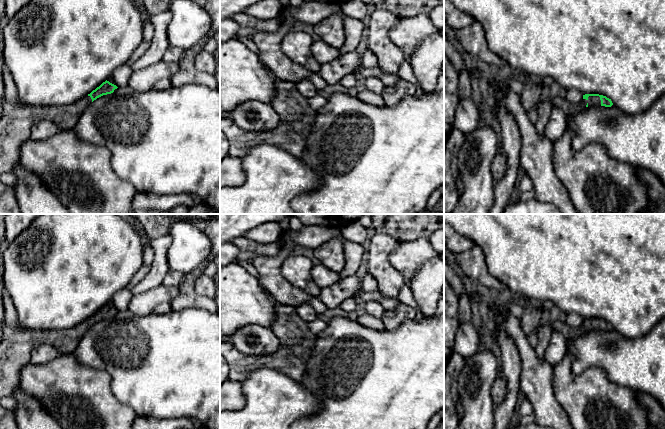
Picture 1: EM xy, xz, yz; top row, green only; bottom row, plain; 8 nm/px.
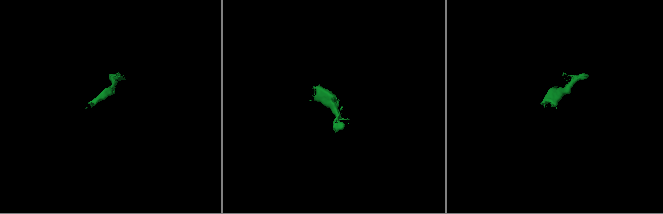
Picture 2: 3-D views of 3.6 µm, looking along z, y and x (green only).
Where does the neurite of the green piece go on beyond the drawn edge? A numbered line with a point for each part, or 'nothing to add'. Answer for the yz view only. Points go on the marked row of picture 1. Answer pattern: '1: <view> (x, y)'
1: yz (592, 100)

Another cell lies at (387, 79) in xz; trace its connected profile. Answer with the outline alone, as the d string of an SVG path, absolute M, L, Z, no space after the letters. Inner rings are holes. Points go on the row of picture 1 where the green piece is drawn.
M379 66L375 68L361 67L360 72L365 78L371 76L379 78L385 86L399 85L401 79L398 75L384 73Z

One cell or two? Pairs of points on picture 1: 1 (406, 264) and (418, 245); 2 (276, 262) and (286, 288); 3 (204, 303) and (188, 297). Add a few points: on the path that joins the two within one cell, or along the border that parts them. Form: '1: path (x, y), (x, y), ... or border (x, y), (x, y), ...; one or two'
1: path (408, 259), (417, 250); one
2: path (276, 268), (276, 278), (280, 282); one
3: path (200, 301), (192, 299); one

